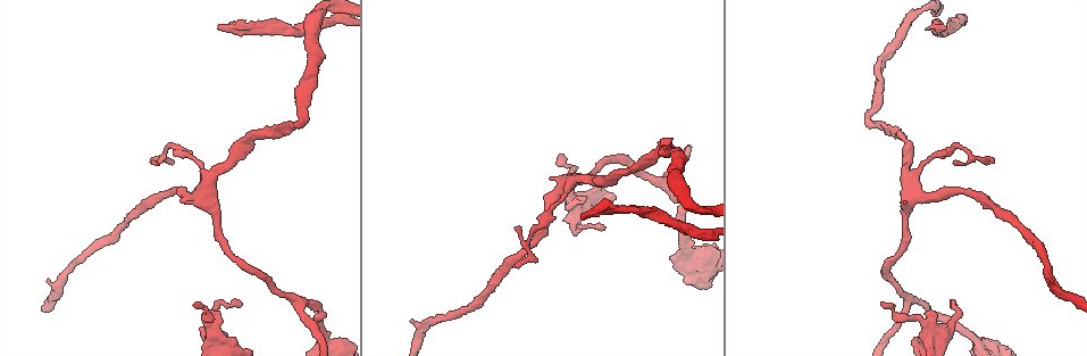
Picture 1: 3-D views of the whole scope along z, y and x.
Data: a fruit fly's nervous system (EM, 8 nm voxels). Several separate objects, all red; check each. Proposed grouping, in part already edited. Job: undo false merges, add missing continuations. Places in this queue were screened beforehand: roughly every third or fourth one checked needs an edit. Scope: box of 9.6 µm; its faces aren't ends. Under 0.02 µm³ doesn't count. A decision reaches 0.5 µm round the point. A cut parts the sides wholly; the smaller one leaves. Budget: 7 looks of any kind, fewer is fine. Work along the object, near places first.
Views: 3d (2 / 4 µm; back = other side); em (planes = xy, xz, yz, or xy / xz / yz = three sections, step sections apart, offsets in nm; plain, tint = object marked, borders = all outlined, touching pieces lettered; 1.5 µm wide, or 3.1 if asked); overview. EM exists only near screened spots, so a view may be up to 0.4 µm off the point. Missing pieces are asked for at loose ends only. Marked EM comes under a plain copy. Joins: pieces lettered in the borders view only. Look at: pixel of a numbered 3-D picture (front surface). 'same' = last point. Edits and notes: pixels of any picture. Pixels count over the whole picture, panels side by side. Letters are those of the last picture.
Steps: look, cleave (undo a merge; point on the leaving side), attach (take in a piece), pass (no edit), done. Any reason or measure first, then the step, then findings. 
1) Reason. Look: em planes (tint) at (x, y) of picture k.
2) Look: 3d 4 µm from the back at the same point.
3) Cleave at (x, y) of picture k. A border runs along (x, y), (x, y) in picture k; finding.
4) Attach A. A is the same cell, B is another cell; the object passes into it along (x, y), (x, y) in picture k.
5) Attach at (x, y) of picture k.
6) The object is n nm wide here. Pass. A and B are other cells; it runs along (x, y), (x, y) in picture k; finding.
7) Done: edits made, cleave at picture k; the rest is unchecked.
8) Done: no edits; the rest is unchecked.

An open end. Look: em planes (borders) at (881, 301) of picture 1.

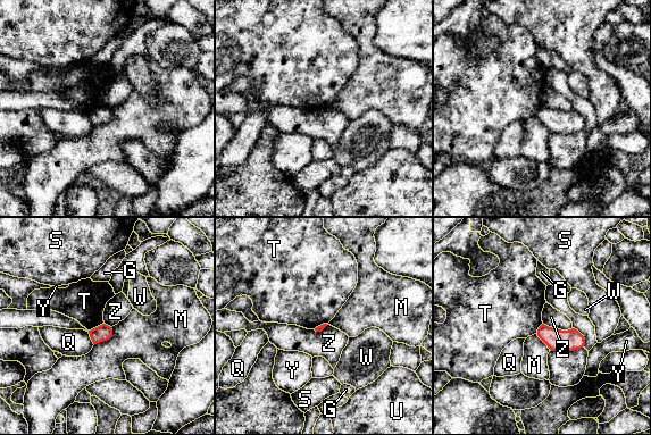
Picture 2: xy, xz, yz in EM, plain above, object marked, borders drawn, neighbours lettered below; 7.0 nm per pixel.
Pass. G, M, Q, S, T, U, W, Y and Z are other cells; a border runs along (543, 323), (561, 329), (572, 328) in picture 2; no lettered piece goes on from it.

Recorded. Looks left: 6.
Sharp bend. Look: em planes (tint) at (304, 123) of picture 1.

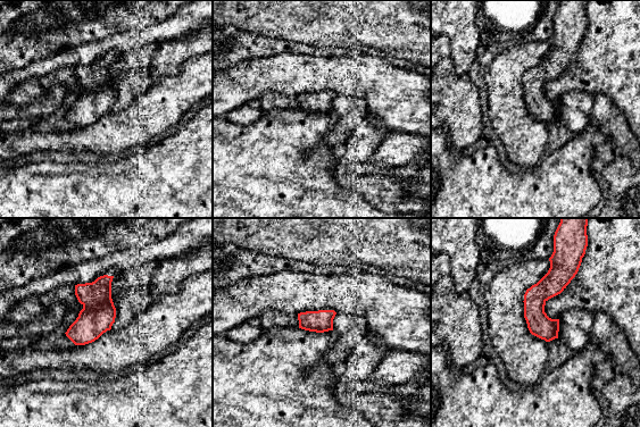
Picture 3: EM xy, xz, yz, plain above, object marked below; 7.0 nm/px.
Look: em planes (borders) at the same point.

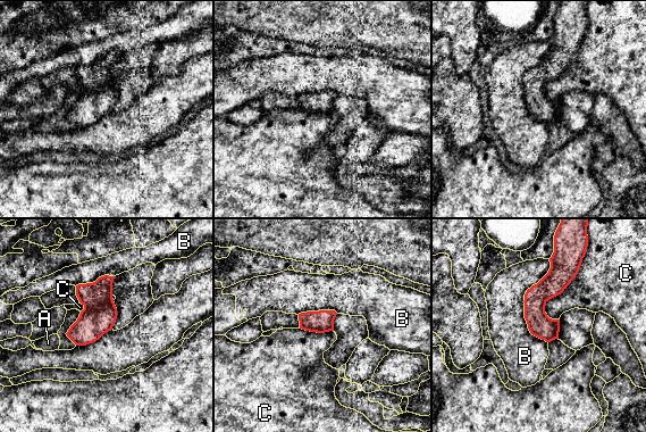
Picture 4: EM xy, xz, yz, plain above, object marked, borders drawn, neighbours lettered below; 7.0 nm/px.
The object is 160 nm wide here. Pass. A, B and C are other cells; a border runs along (550, 259), (523, 301), (546, 342) in picture 4; one neuron here.

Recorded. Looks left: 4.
Look: em xy step 8 (tint) at (686, 247) of picture 1.

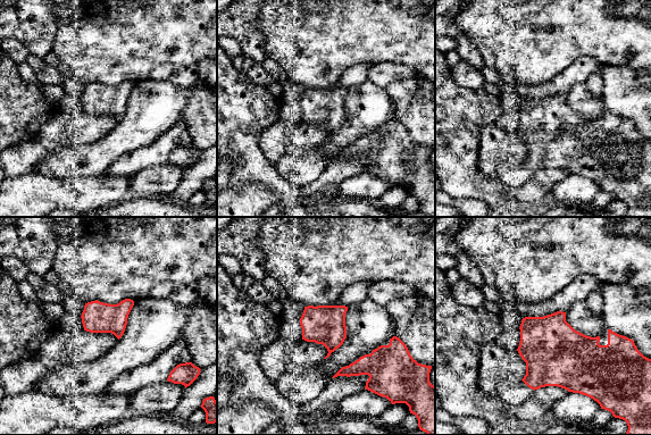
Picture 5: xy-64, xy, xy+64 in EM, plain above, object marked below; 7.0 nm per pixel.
Another direction. Look: em planes (tint) at the same point.

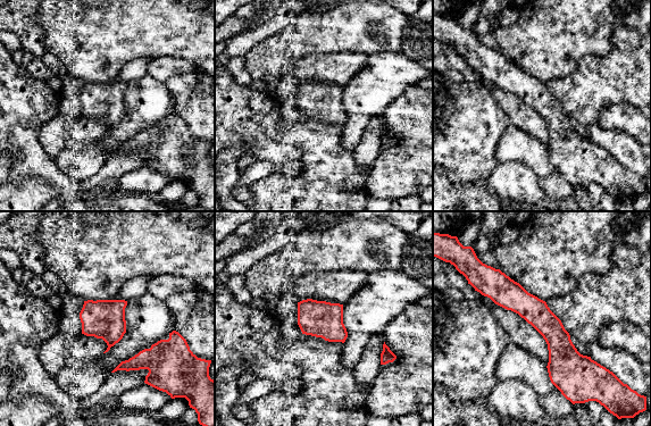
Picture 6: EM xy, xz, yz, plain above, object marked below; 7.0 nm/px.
Look: em planes (borders) at the same point.

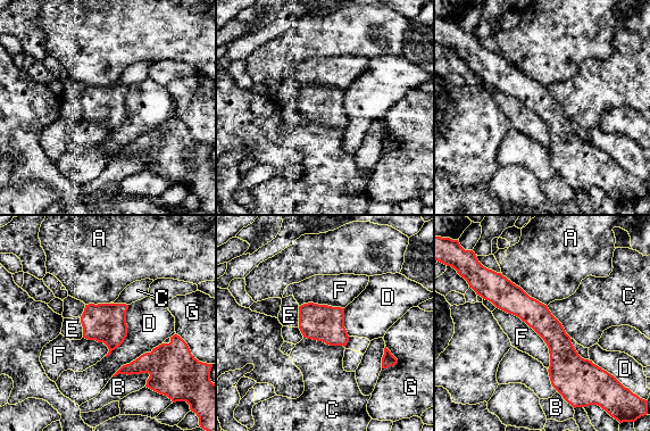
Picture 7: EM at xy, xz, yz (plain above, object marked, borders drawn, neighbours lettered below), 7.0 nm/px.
Pass. A, B, C, D, E, F and G are other cells; a border runs along (497, 307), (543, 340), (548, 370) in picture 7; one neuron here.

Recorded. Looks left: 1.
Done: no edits; the rest is unchecked.

